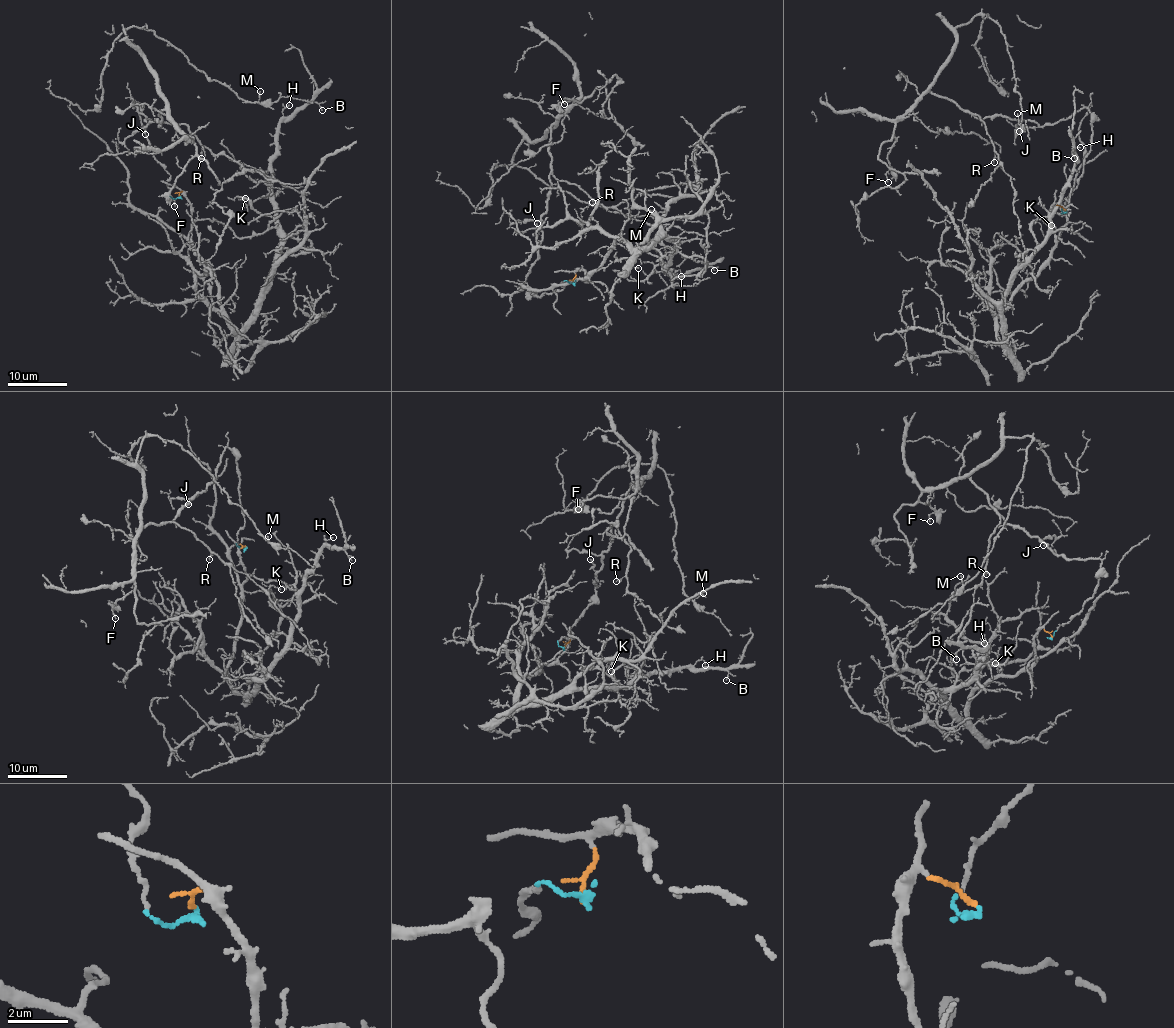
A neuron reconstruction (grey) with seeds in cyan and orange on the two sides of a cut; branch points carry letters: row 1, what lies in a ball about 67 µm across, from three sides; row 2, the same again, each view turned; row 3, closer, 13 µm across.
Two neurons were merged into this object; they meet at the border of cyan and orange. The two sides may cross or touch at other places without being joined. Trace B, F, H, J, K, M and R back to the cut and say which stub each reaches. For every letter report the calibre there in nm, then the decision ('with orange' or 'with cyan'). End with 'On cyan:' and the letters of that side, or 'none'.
B: calibre 120 nm; with orange
F: calibre 100 nm; with cyan
H: calibre 120 nm; with orange
J: calibre 80 nm; with cyan
K: calibre 120 nm; with orange
M: calibre 100 nm; with cyan
R: calibre 90 nm; with cyan
On cyan: F, J, M, R

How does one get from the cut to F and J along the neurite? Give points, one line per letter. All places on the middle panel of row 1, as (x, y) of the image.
F: (574, 285), (564, 281), (539, 297), (523, 285), (549, 200), (550, 128), (585, 96), (559, 104), (565, 105)
J: (574, 285), (564, 281), (561, 284), (563, 288), (539, 297), (523, 285), (537, 258), (537, 224)

